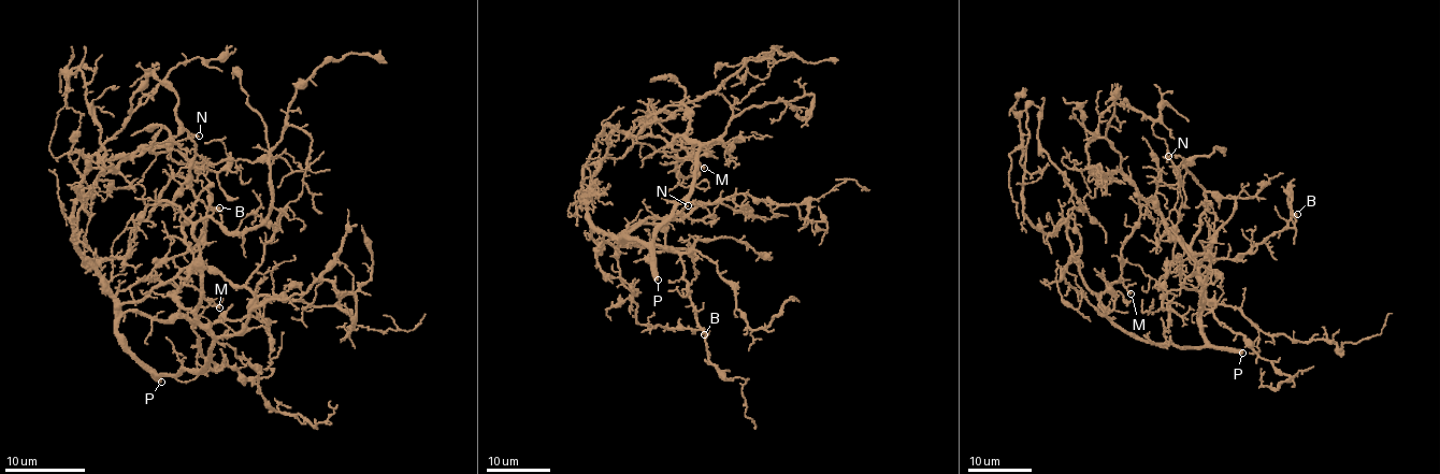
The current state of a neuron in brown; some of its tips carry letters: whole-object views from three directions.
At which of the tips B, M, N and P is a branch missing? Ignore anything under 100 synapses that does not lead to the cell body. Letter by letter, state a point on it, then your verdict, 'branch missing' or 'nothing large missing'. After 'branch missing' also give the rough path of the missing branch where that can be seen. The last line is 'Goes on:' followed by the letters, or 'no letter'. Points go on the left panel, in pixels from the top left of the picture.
B: (219, 207) | nothing large missing
M: (219, 307) | nothing large missing
N: (199, 135) | nothing large missing
P: (161, 382) | branch missing | (161, 382), (185, 377), (221, 319), (213, 277), (341, 158), (378, 77)
Goes on: P

